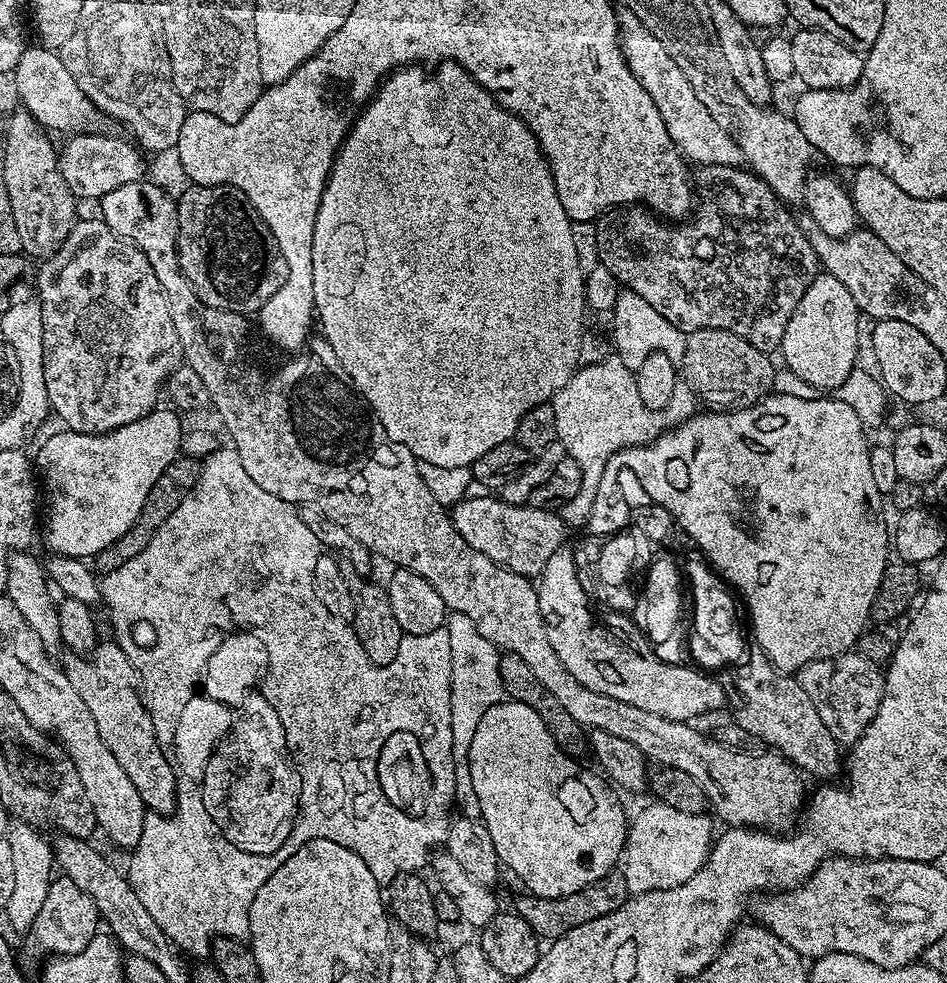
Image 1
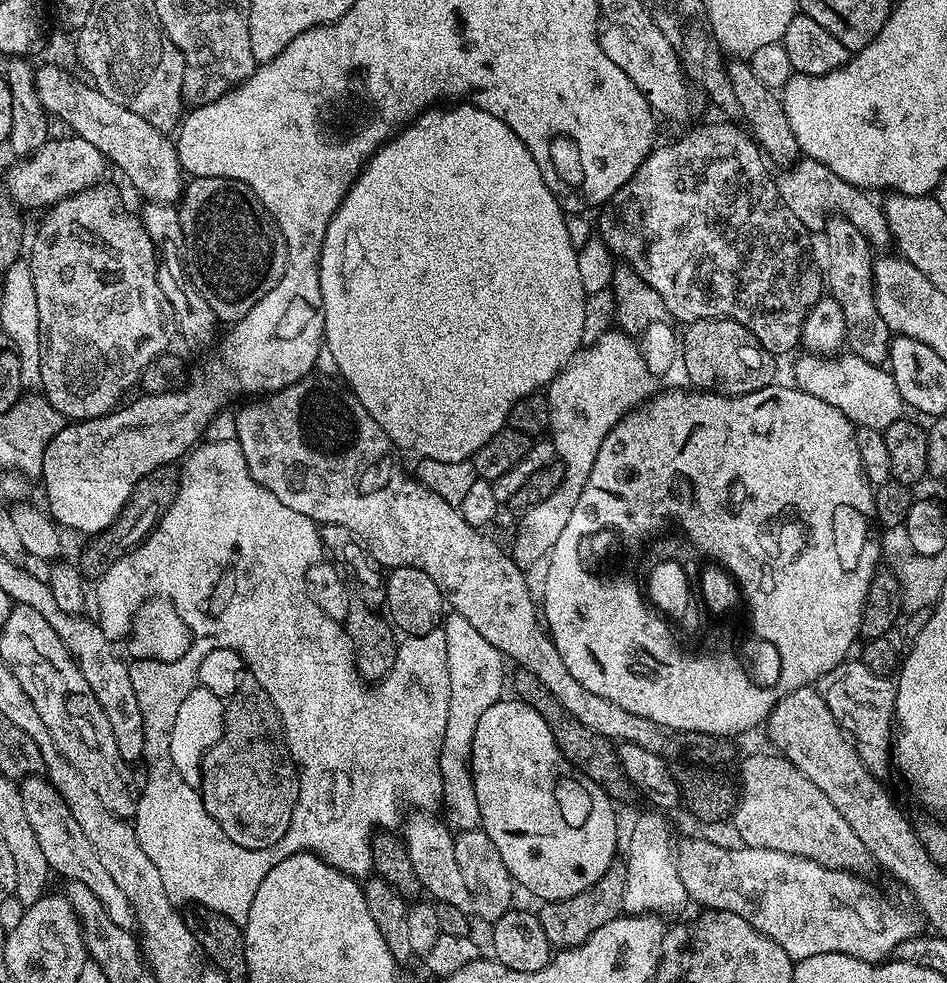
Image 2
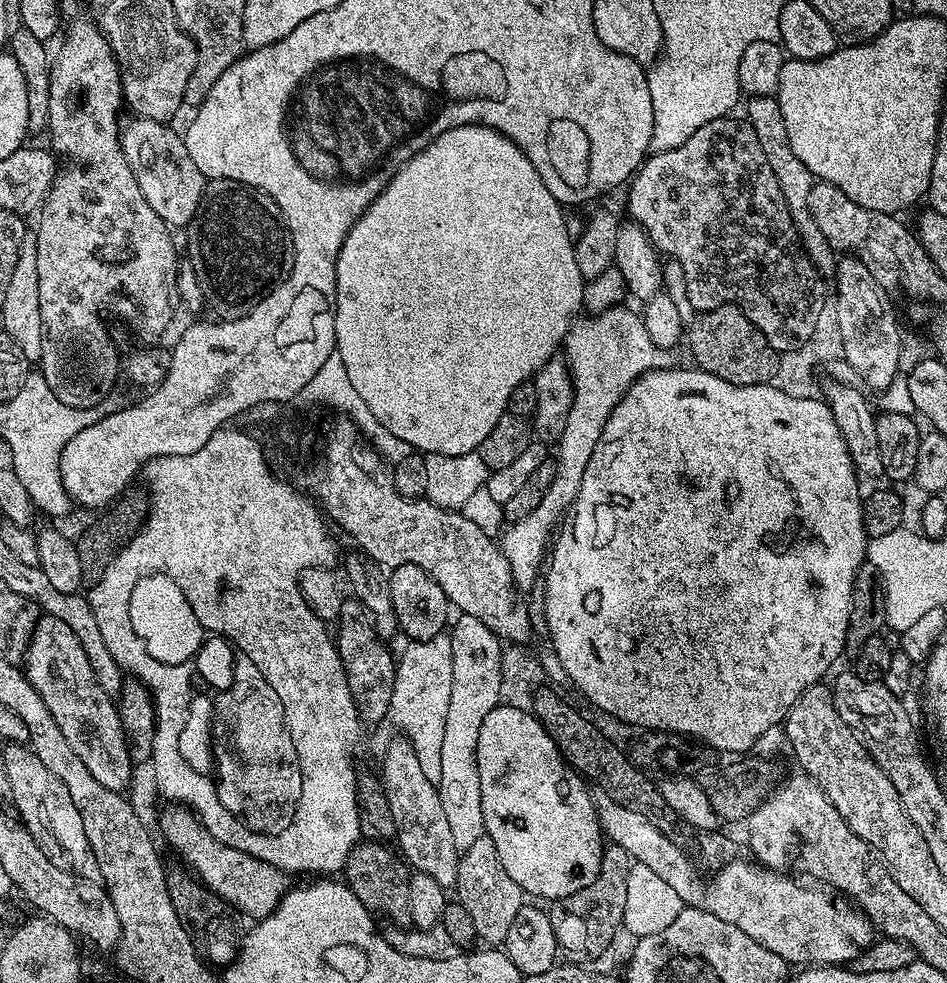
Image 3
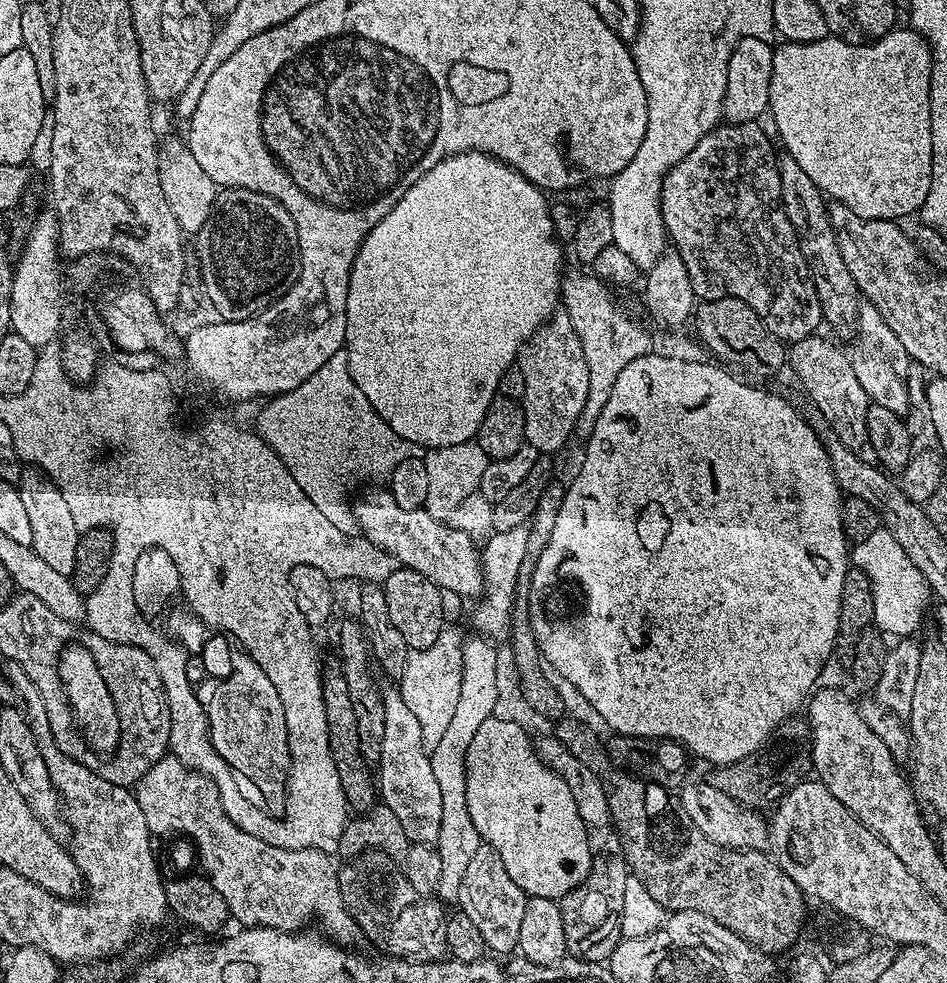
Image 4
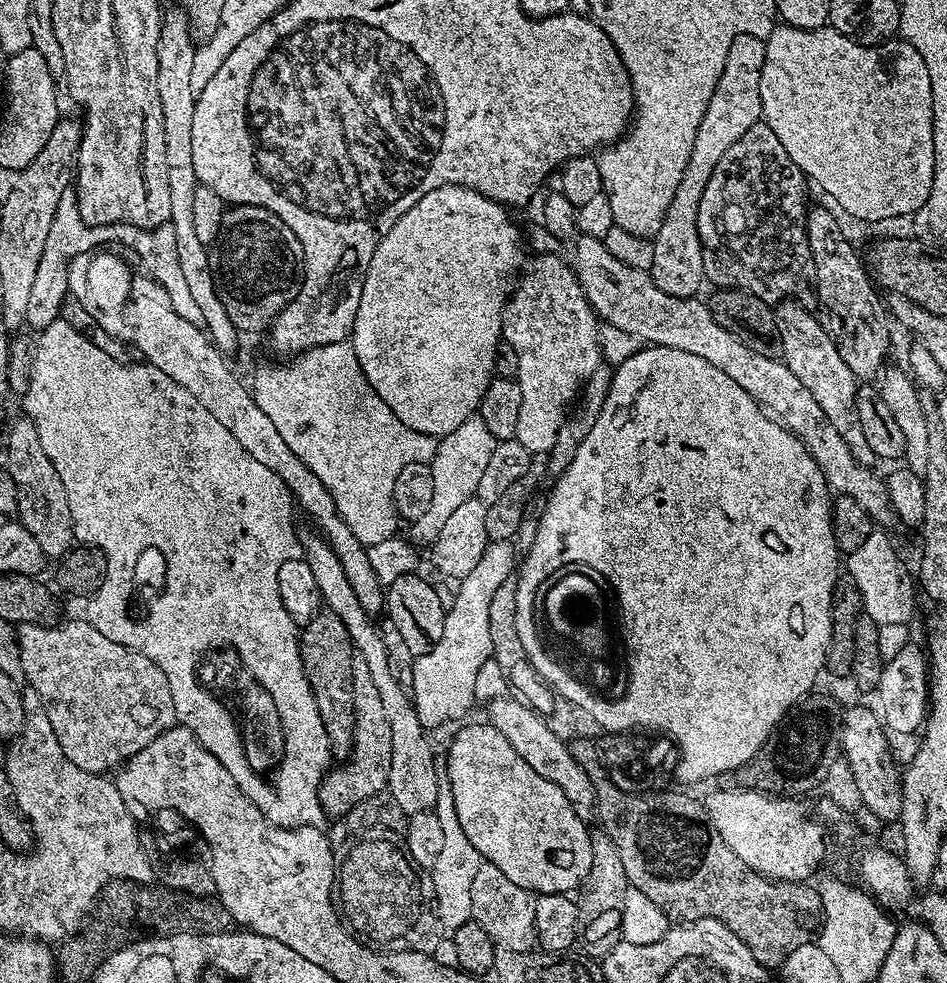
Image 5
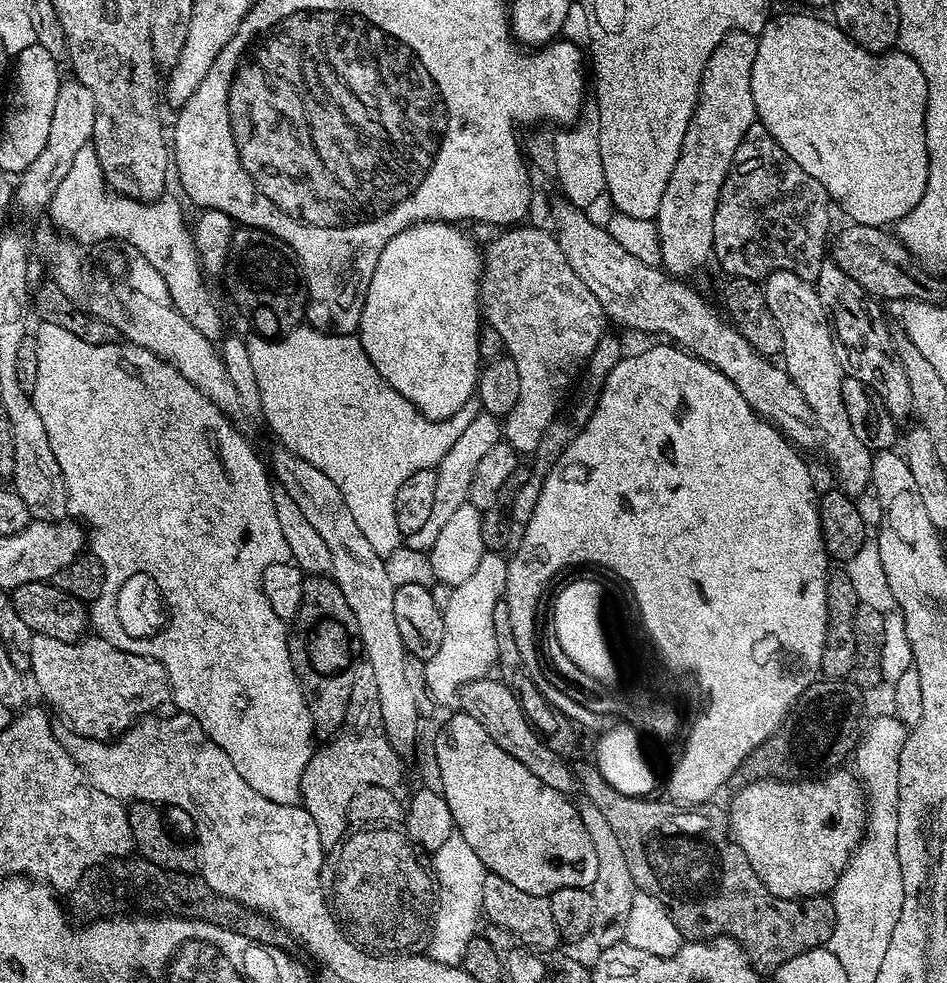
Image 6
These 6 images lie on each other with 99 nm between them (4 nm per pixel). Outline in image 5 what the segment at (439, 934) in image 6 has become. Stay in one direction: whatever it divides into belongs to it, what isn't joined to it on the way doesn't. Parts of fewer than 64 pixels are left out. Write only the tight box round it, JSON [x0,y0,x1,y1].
[430,771,482,930]

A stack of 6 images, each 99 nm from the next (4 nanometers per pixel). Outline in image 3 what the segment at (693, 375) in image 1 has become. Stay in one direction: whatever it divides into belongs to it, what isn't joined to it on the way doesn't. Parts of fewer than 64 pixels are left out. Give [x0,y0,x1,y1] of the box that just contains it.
[686,304,778,384]

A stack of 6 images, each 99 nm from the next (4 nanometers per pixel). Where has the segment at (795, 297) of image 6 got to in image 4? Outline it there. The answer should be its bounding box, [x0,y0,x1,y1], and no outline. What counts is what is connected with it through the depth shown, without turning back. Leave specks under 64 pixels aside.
[790,334,876,464]

